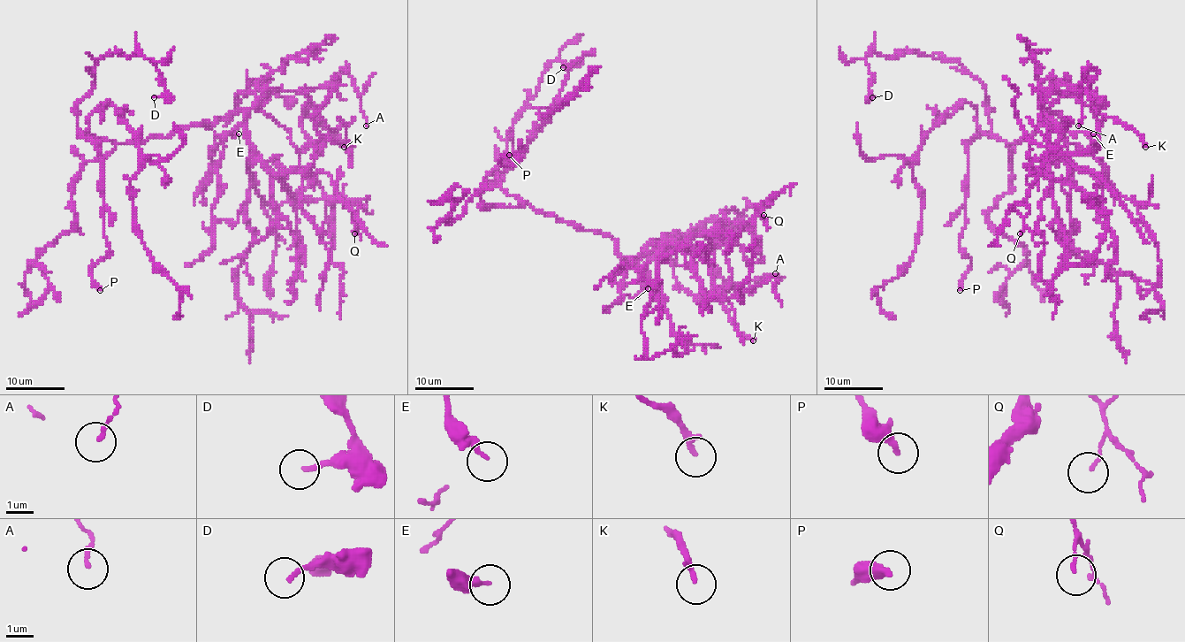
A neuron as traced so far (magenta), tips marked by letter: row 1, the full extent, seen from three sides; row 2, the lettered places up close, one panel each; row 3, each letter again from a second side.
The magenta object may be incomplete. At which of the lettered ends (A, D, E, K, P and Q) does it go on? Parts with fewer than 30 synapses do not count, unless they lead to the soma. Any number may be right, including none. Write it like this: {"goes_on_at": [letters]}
{"goes_on_at": []}

